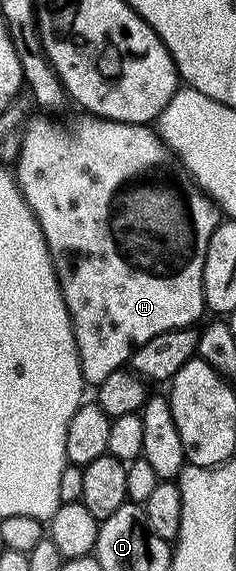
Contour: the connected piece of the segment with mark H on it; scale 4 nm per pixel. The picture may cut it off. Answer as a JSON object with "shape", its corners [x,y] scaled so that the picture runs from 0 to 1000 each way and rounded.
{"shape":[[[347,203],[301,221],[263,214],[225,214],[225,205],[131,205],[106,219],[85,252],[85,266],[68,282],[68,310],[76,327],[153,385],[169,392],[169,406],[186,406],[186,420],[212,436],[212,454],[254,497],[254,511],[271,518],[271,532],[297,548],[297,566],[314,576],[314,594],[331,604],[331,629],[347,646],[352,671],[415,678],[458,665],[475,651],[521,646],[551,625],[597,606],[627,602],[644,588],[716,578],[780,578],[818,573],[822,562],[873,543],[873,520],[856,492],[864,490],[864,448],[881,441],[881,420],[898,420],[898,406],[932,387],[932,370],[877,340],[746,289],[742,271],[716,256],[669,240],[631,219],[576,214],[496,214],[470,207]]]}

